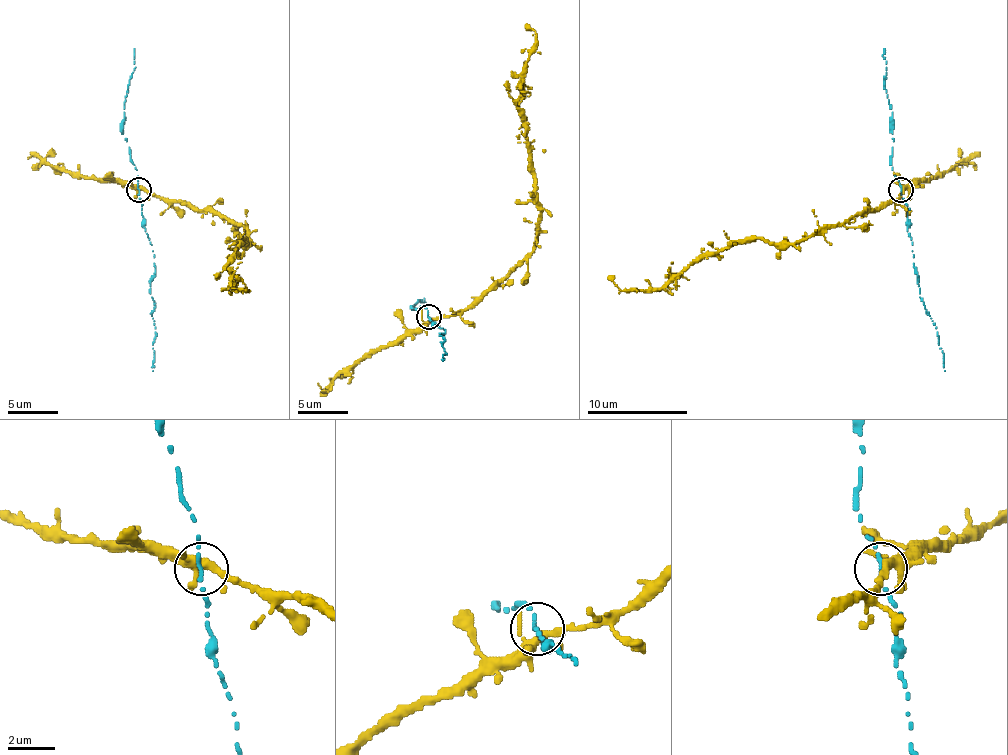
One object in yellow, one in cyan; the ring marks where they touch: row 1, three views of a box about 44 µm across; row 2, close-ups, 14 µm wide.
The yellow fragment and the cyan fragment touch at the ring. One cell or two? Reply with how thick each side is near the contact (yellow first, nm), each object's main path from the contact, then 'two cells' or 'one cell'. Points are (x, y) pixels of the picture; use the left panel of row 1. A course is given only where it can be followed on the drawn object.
300 nm thick on the yellow side, 180 nm on the other; yellow runs (140, 189), (214, 209), (244, 229), (249, 244), (242, 239), (227, 264), (234, 289), (247, 289), (234, 276); cyan runs (140, 189), (142, 226), (152, 244), (154, 266), (149, 294), (154, 304), (152, 371); one cell

